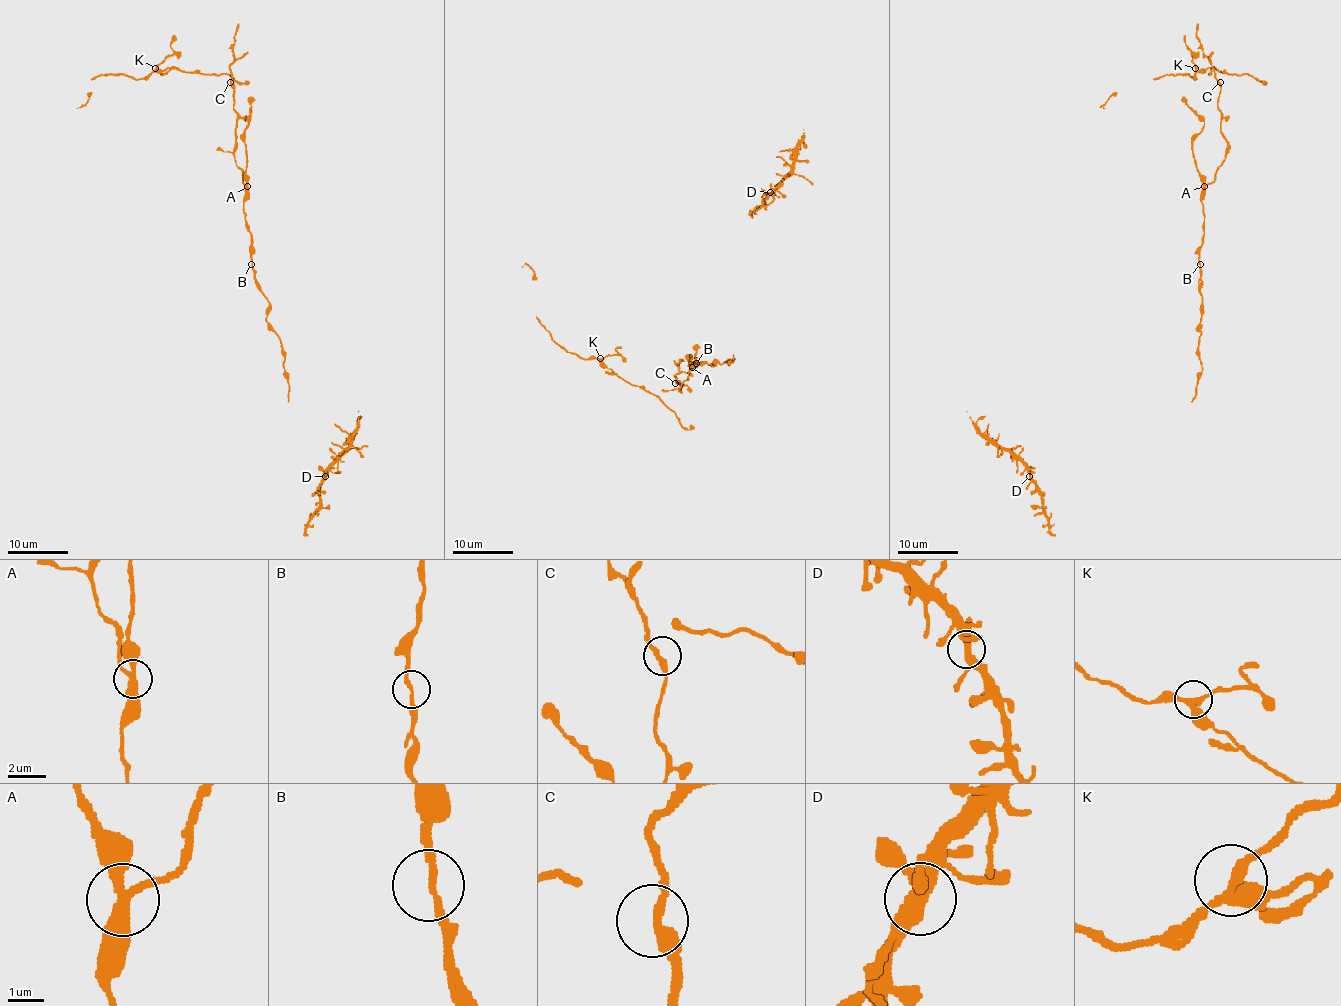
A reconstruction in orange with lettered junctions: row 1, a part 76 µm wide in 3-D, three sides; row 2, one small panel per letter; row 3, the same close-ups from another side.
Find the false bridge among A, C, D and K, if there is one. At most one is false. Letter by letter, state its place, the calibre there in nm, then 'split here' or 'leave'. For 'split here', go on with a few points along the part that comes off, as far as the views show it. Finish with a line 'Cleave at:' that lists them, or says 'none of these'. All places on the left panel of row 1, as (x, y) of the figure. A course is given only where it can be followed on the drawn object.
A: place (247, 186); calibre 320 nm; split here; course (246, 187), (243, 214), (251, 235), (254, 280), (269, 304), (266, 322), (277, 333), (284, 357), (287, 401)
C: place (230, 82); calibre 300 nm; leave
D: place (325, 476); calibre 360 nm; leave
K: place (155, 68); calibre 260 nm; leave
Cleave at: A

